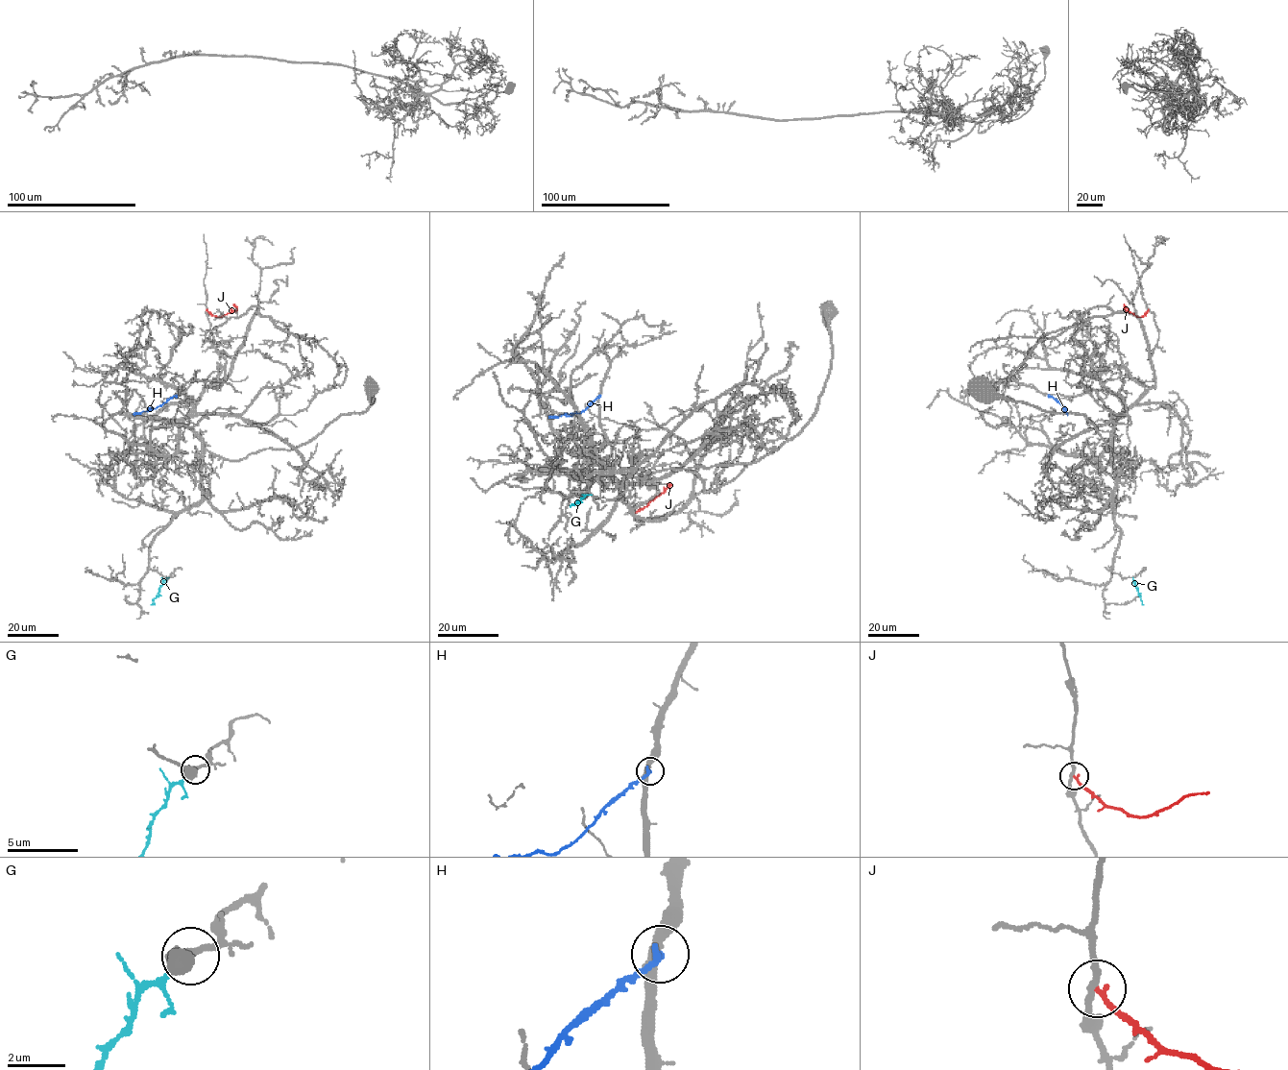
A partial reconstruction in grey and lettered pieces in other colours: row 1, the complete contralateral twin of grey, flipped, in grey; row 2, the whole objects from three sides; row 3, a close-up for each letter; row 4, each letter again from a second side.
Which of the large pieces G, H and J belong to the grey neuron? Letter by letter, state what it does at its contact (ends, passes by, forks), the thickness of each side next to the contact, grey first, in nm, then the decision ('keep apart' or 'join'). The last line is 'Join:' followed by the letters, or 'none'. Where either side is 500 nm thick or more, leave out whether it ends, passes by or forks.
G: it ends; calibres 240 and 200 nm; keep apart
H: it ends; calibres 360 and 240 nm; keep apart
J: it ends; calibres 200 and 180 nm; keep apart
Join: none

